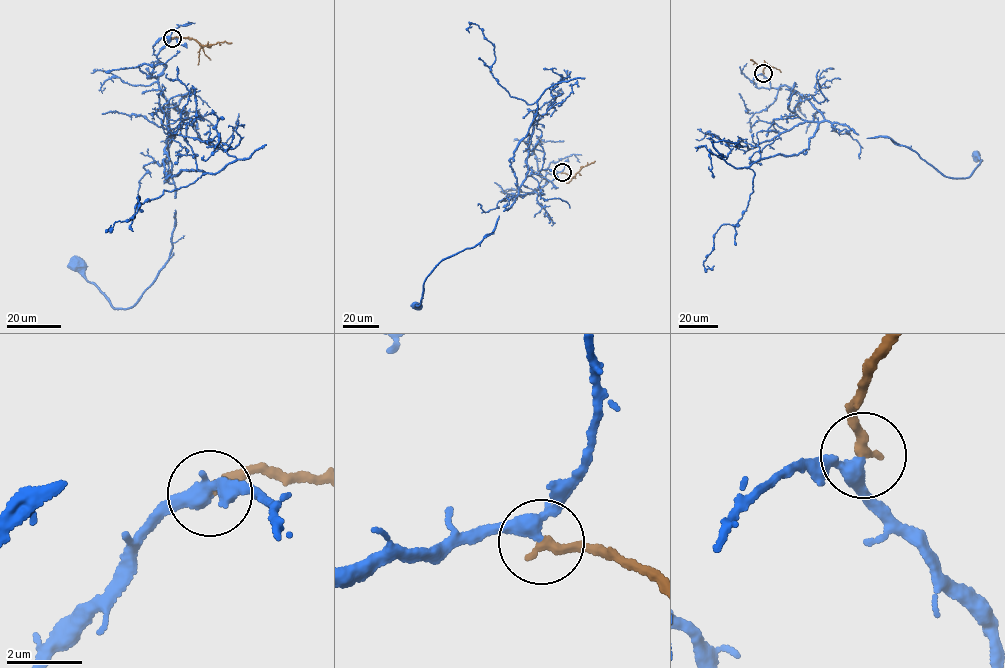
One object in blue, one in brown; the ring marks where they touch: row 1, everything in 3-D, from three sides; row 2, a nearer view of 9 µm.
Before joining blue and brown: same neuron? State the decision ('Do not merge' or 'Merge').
Merge

